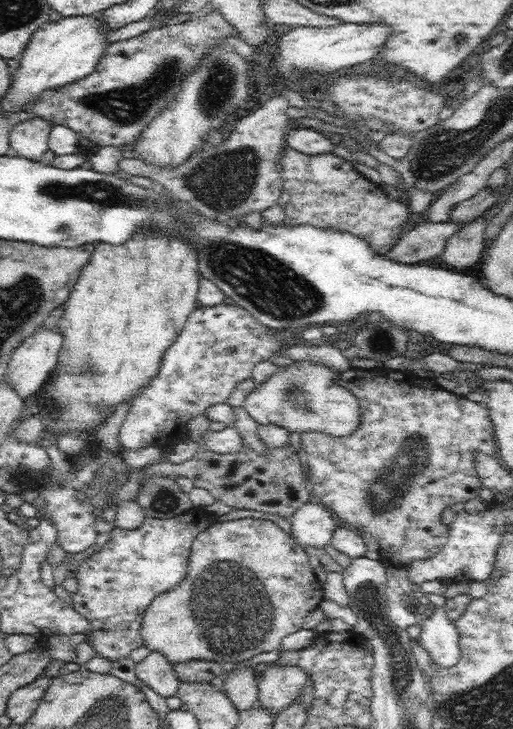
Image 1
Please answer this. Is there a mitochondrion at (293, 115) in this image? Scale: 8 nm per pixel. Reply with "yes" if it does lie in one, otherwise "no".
no

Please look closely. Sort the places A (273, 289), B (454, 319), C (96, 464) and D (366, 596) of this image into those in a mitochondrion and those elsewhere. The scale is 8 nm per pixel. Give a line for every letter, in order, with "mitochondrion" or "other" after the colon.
A: mitochondrion
B: other
C: other
D: mitochondrion

